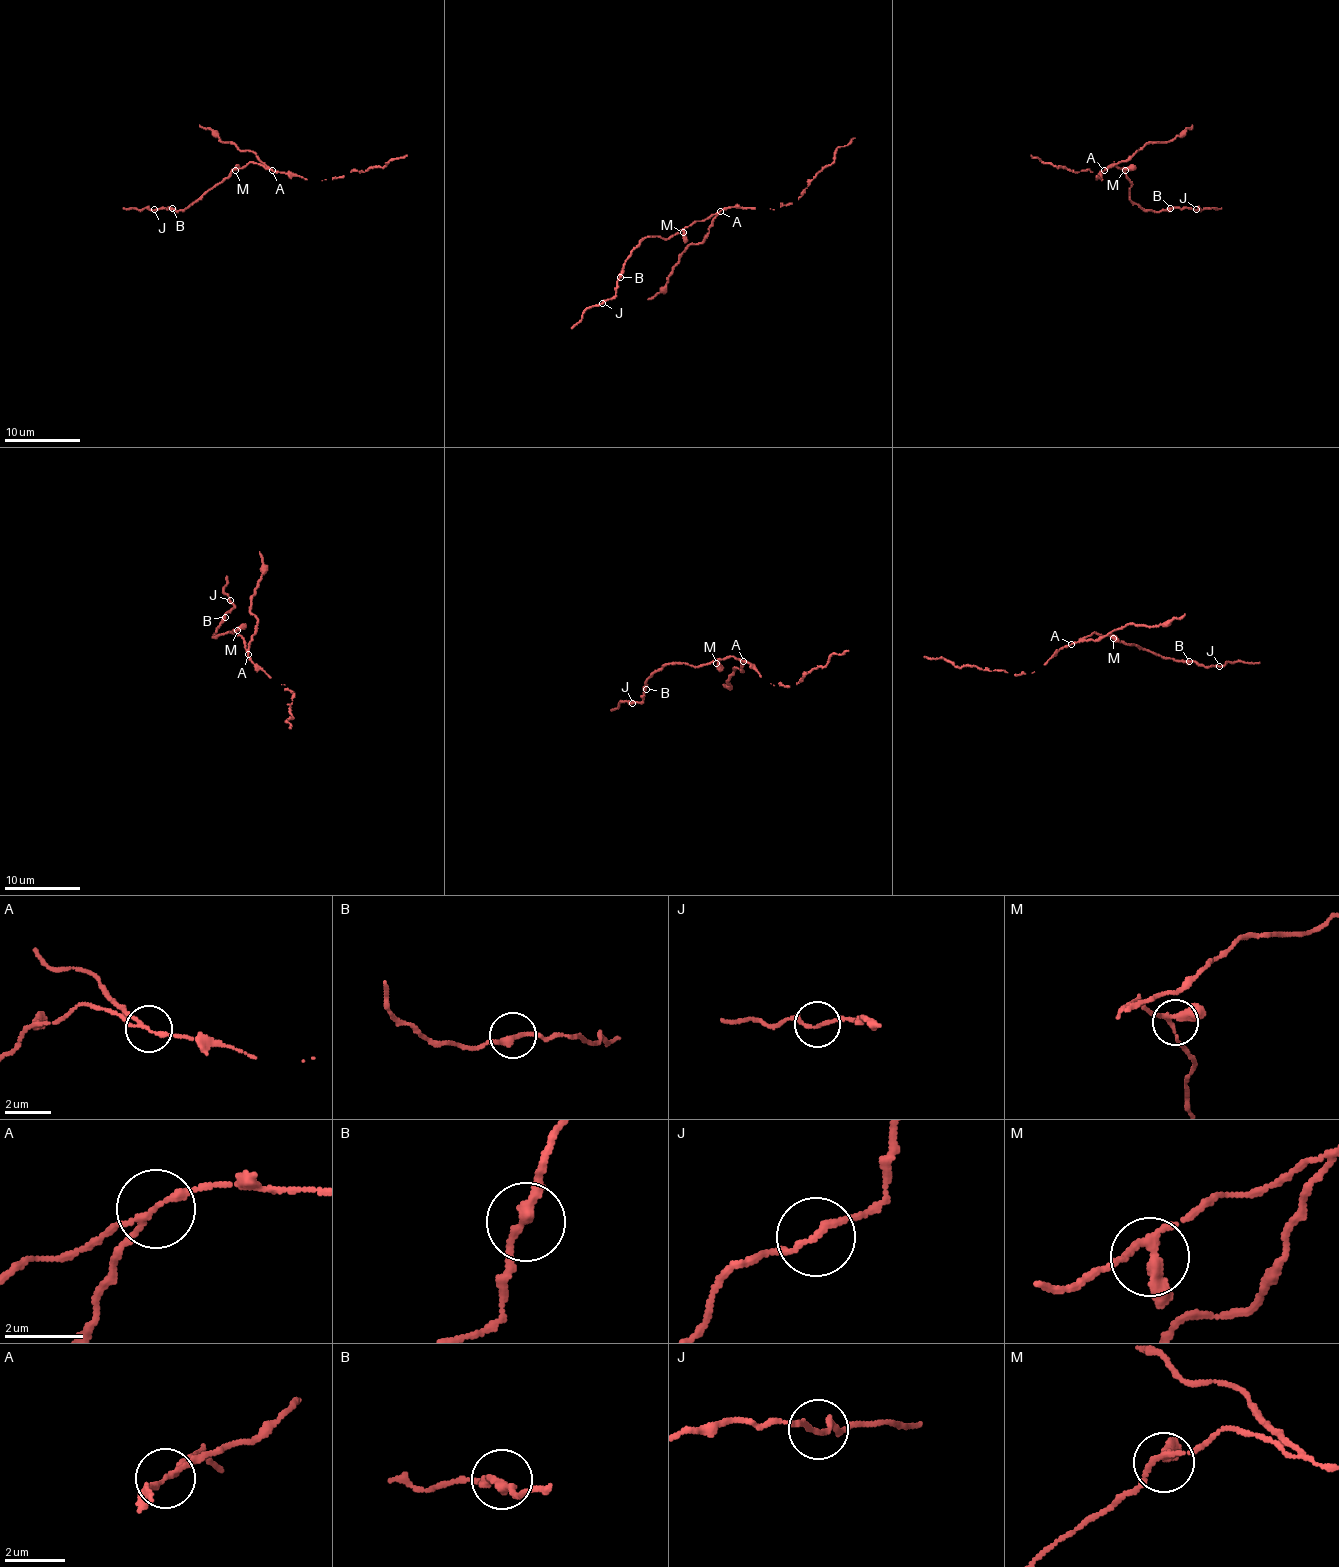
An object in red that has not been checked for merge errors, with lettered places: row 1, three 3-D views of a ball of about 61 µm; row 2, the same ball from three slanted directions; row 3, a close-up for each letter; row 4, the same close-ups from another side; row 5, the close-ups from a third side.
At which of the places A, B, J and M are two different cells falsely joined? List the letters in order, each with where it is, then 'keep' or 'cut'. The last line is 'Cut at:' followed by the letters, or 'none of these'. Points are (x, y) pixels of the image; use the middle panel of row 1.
A: at (720, 211); cut
B: at (620, 277); keep
J: at (602, 303); keep
M: at (683, 232); keep
Cut at: A

